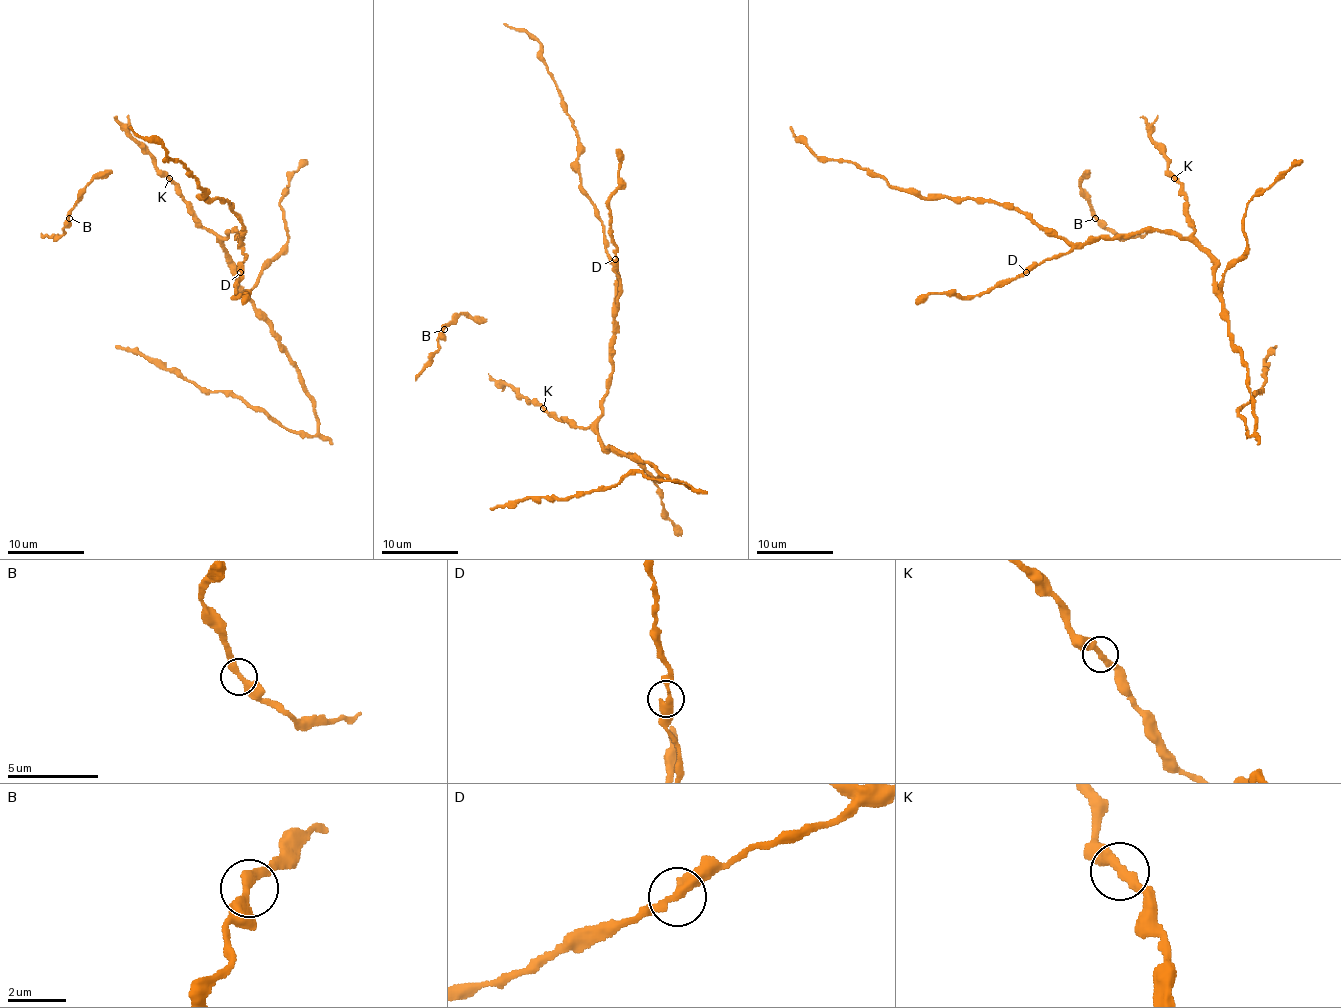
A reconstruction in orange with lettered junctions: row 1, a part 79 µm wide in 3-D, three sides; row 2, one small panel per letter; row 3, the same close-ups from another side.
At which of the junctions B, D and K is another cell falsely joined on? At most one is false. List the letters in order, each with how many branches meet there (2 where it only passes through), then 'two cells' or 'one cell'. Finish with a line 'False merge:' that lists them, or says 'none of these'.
B: 2 | one cell
D: 2 | one cell
K: 2 | one cell
False merge: none of these

